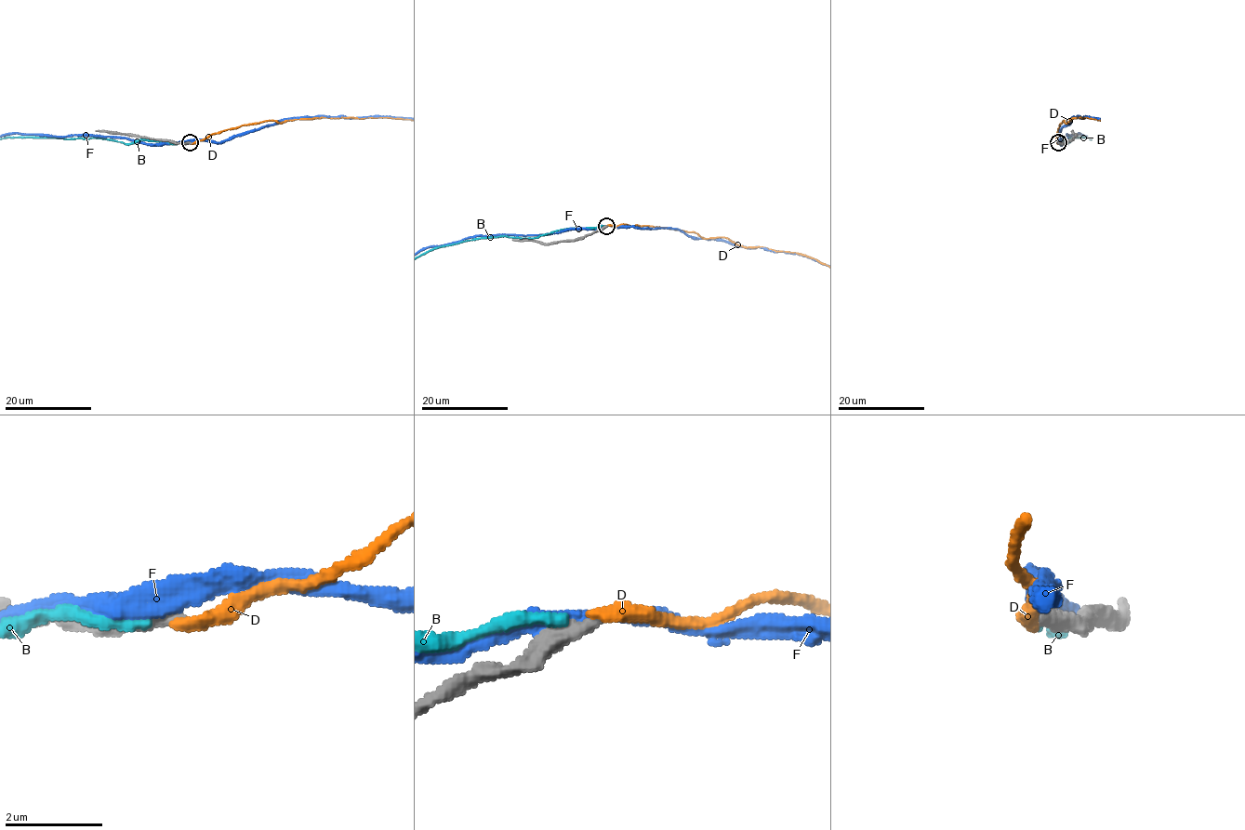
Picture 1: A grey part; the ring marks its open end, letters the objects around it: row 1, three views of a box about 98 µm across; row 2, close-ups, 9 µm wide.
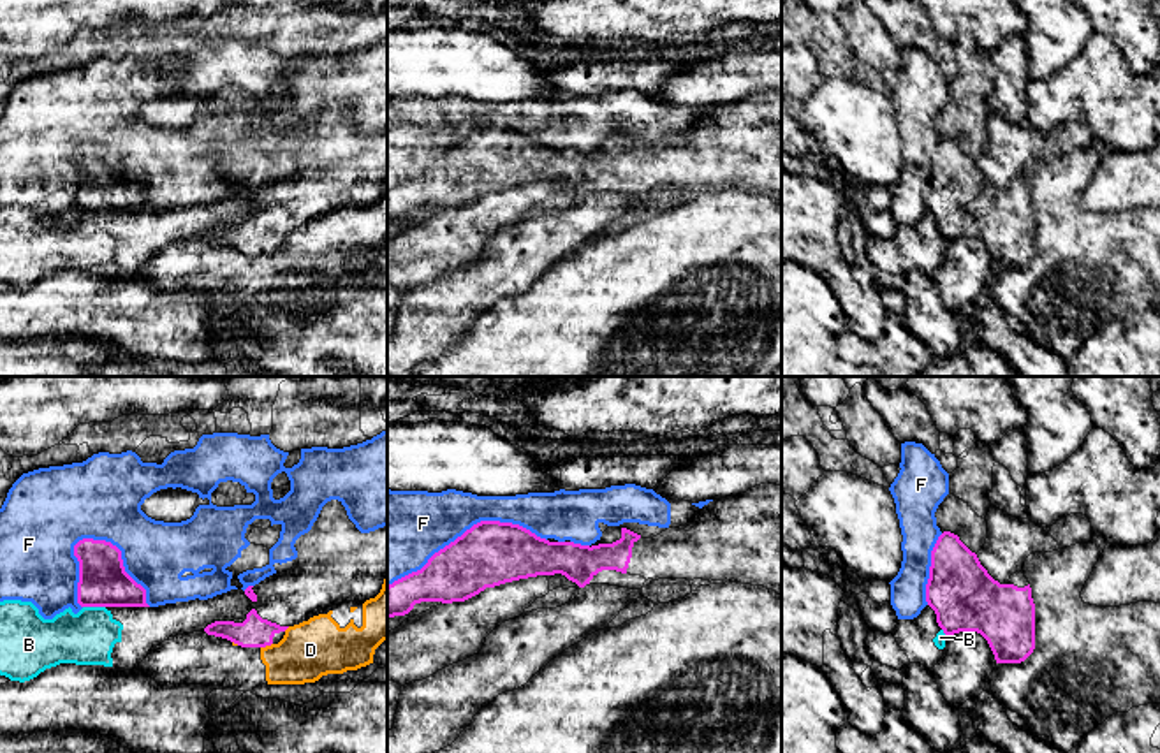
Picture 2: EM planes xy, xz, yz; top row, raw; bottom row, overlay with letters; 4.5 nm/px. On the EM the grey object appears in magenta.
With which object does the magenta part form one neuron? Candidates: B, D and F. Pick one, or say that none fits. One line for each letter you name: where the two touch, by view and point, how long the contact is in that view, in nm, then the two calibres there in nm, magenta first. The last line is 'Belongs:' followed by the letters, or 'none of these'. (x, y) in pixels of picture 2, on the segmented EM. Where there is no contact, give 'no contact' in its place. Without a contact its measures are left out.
Belongs: none of these

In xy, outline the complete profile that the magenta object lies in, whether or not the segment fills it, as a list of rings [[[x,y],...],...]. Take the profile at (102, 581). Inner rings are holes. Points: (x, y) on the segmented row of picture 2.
[[[83,538],[74,545],[79,561],[81,607],[150,607],[146,589],[123,567],[121,551],[106,540]]]

